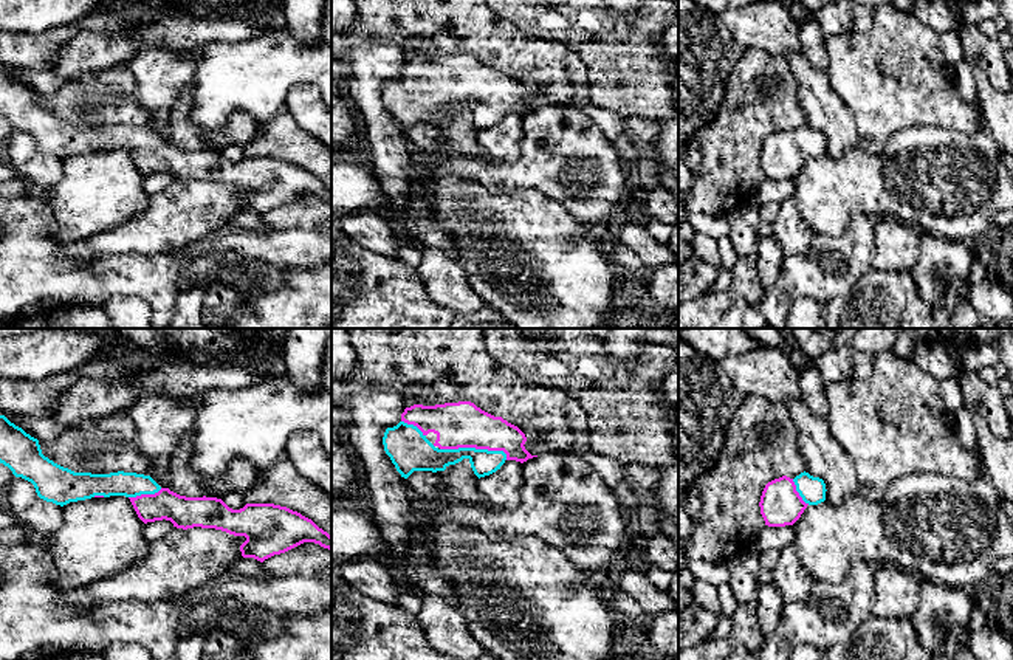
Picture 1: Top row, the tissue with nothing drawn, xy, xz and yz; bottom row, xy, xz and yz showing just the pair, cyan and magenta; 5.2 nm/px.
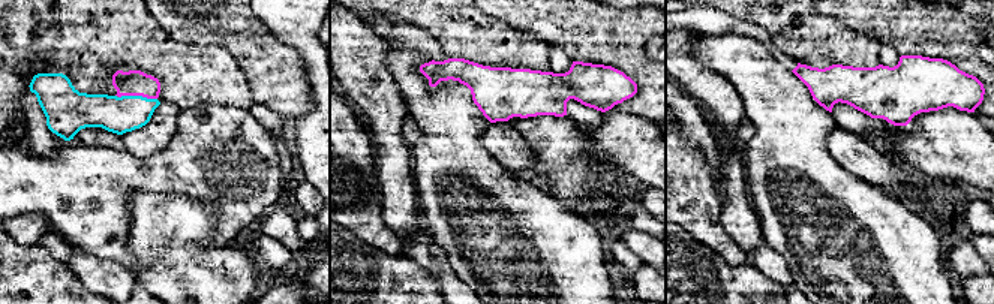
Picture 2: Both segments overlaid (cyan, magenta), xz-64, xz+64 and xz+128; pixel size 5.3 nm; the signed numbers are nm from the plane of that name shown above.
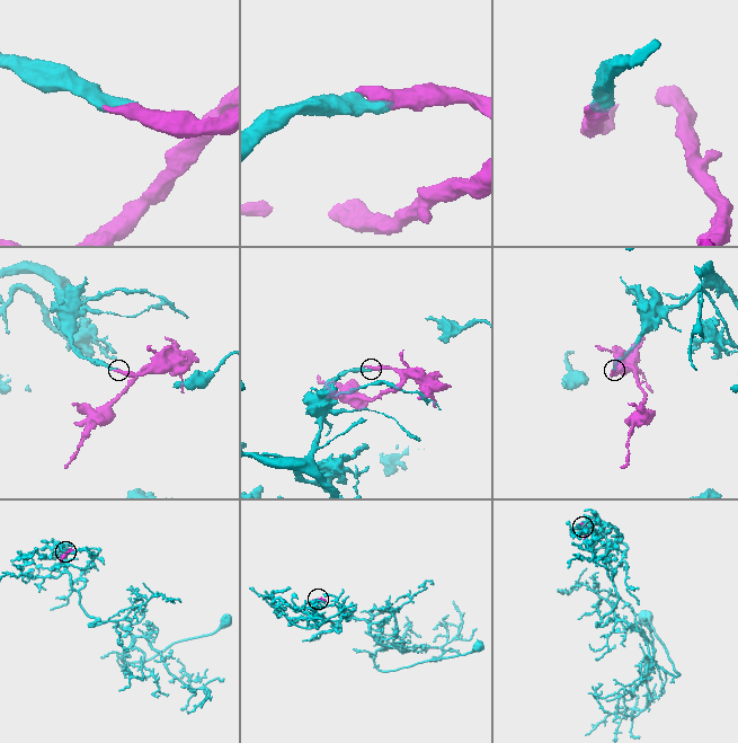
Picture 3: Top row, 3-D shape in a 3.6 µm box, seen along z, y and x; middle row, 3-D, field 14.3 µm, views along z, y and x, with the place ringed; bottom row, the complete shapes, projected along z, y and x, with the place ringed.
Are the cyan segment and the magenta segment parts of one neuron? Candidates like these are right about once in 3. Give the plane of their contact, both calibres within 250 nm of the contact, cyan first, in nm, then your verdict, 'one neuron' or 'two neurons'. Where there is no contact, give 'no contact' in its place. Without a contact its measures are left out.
xz | 140/240 nm | one neuron

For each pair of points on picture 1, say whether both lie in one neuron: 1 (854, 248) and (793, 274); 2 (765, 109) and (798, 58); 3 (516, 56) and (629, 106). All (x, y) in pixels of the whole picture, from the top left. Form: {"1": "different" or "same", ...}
{"1": "same", "2": "different", "3": "different"}

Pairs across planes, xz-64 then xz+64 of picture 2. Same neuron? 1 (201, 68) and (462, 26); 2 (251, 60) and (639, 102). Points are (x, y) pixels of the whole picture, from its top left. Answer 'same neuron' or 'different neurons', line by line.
1: same neuron
2: same neuron

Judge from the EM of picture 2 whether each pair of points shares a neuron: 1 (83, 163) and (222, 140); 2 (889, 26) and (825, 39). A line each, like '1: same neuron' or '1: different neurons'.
1: same neuron
2: different neurons

